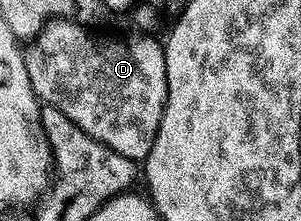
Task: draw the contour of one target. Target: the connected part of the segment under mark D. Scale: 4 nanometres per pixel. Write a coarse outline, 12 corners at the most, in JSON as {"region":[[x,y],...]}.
{"region":[[58,16],[24,47],[31,88],[134,160],[167,104],[165,47]]}

